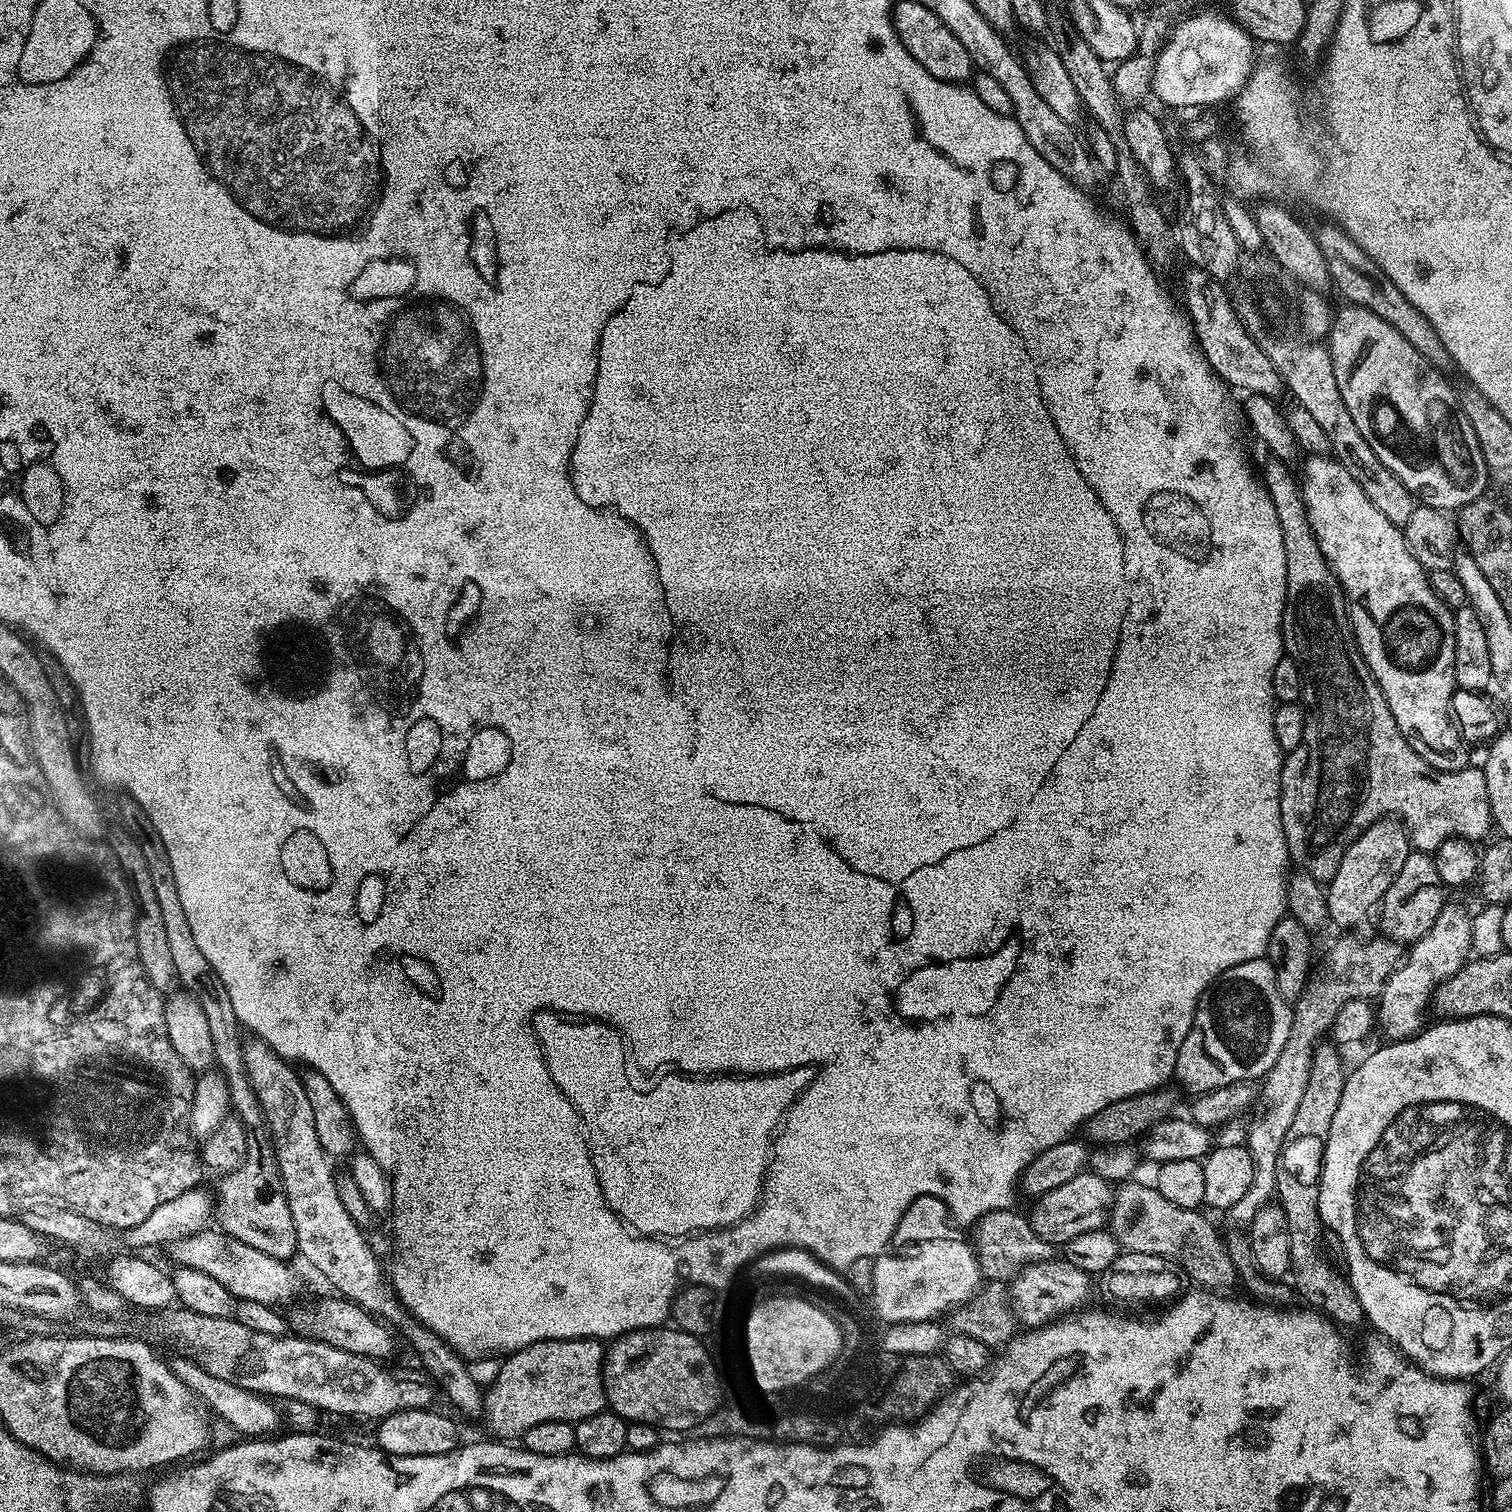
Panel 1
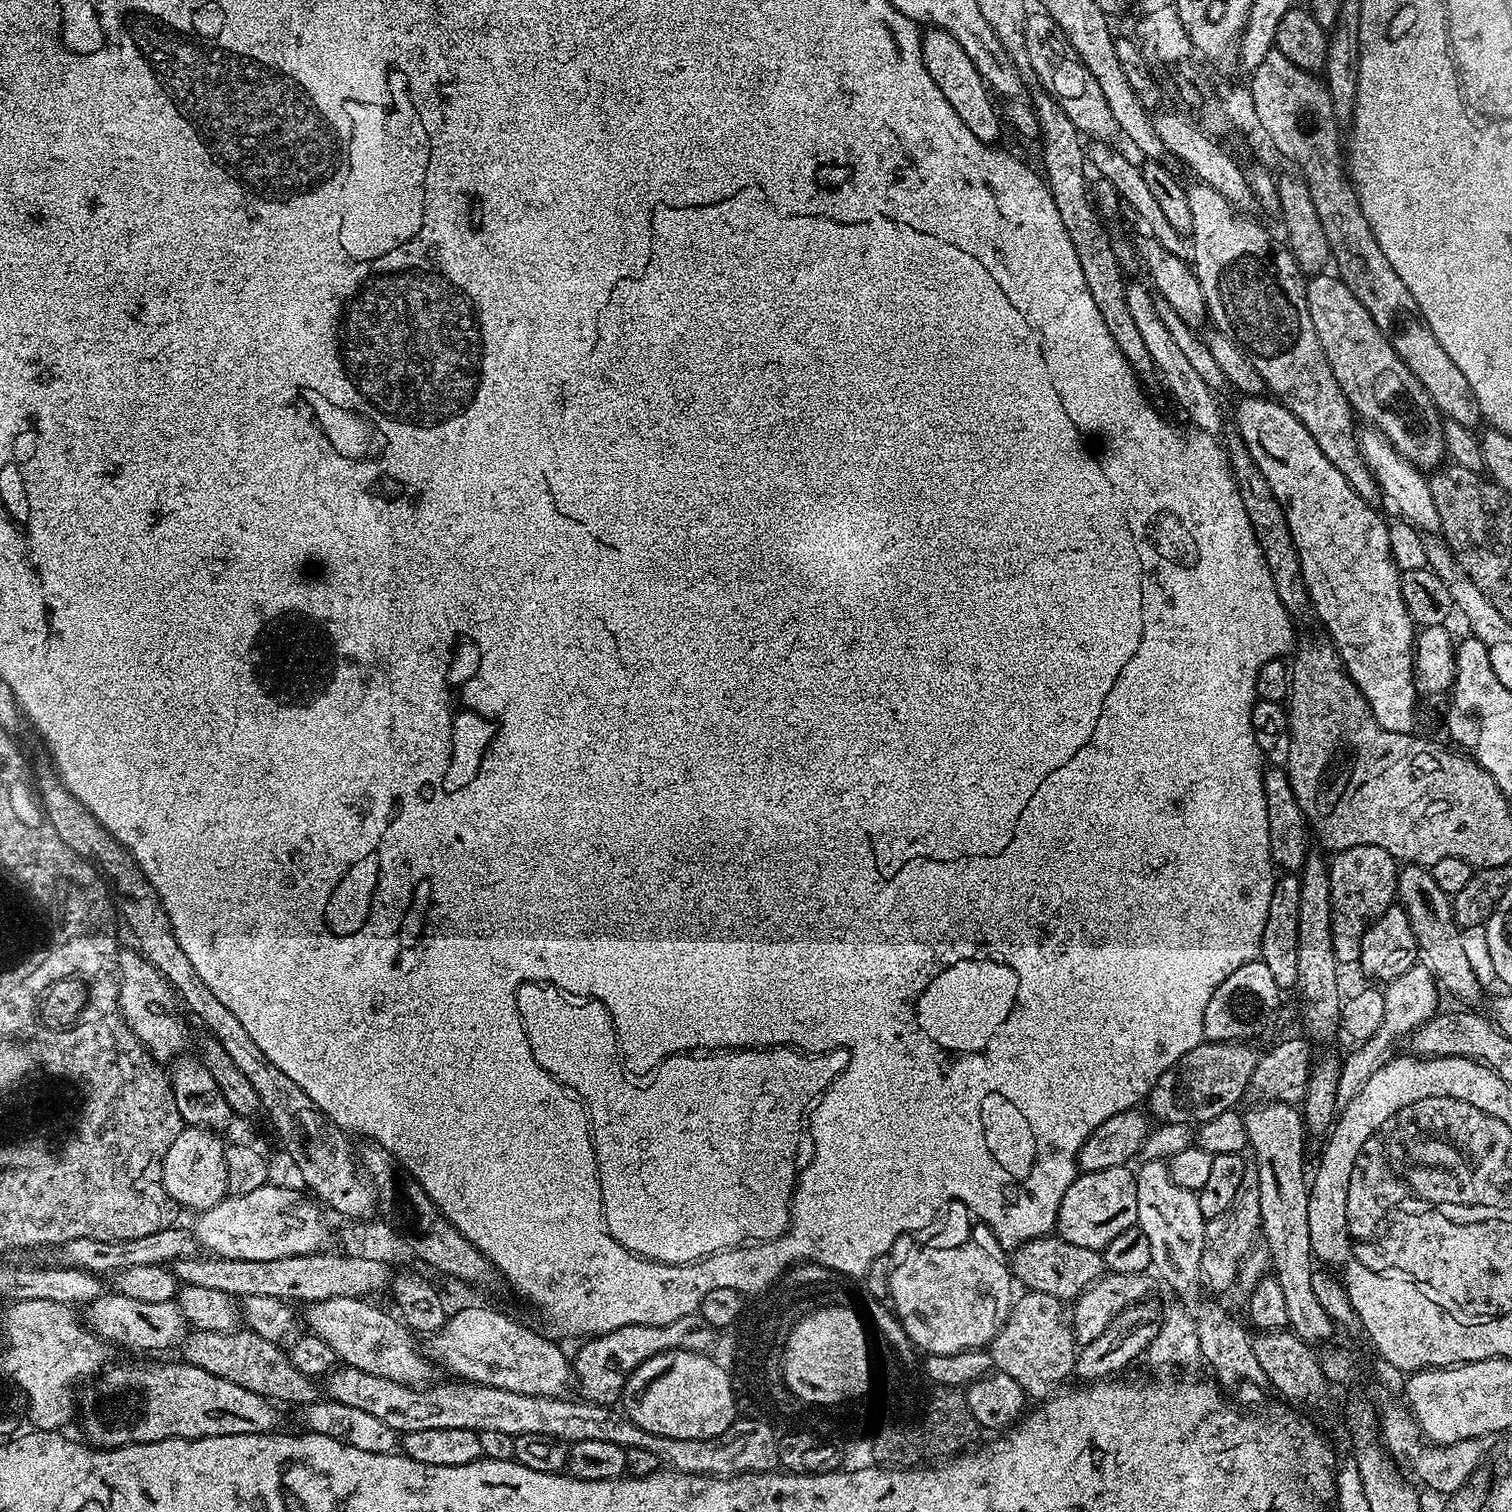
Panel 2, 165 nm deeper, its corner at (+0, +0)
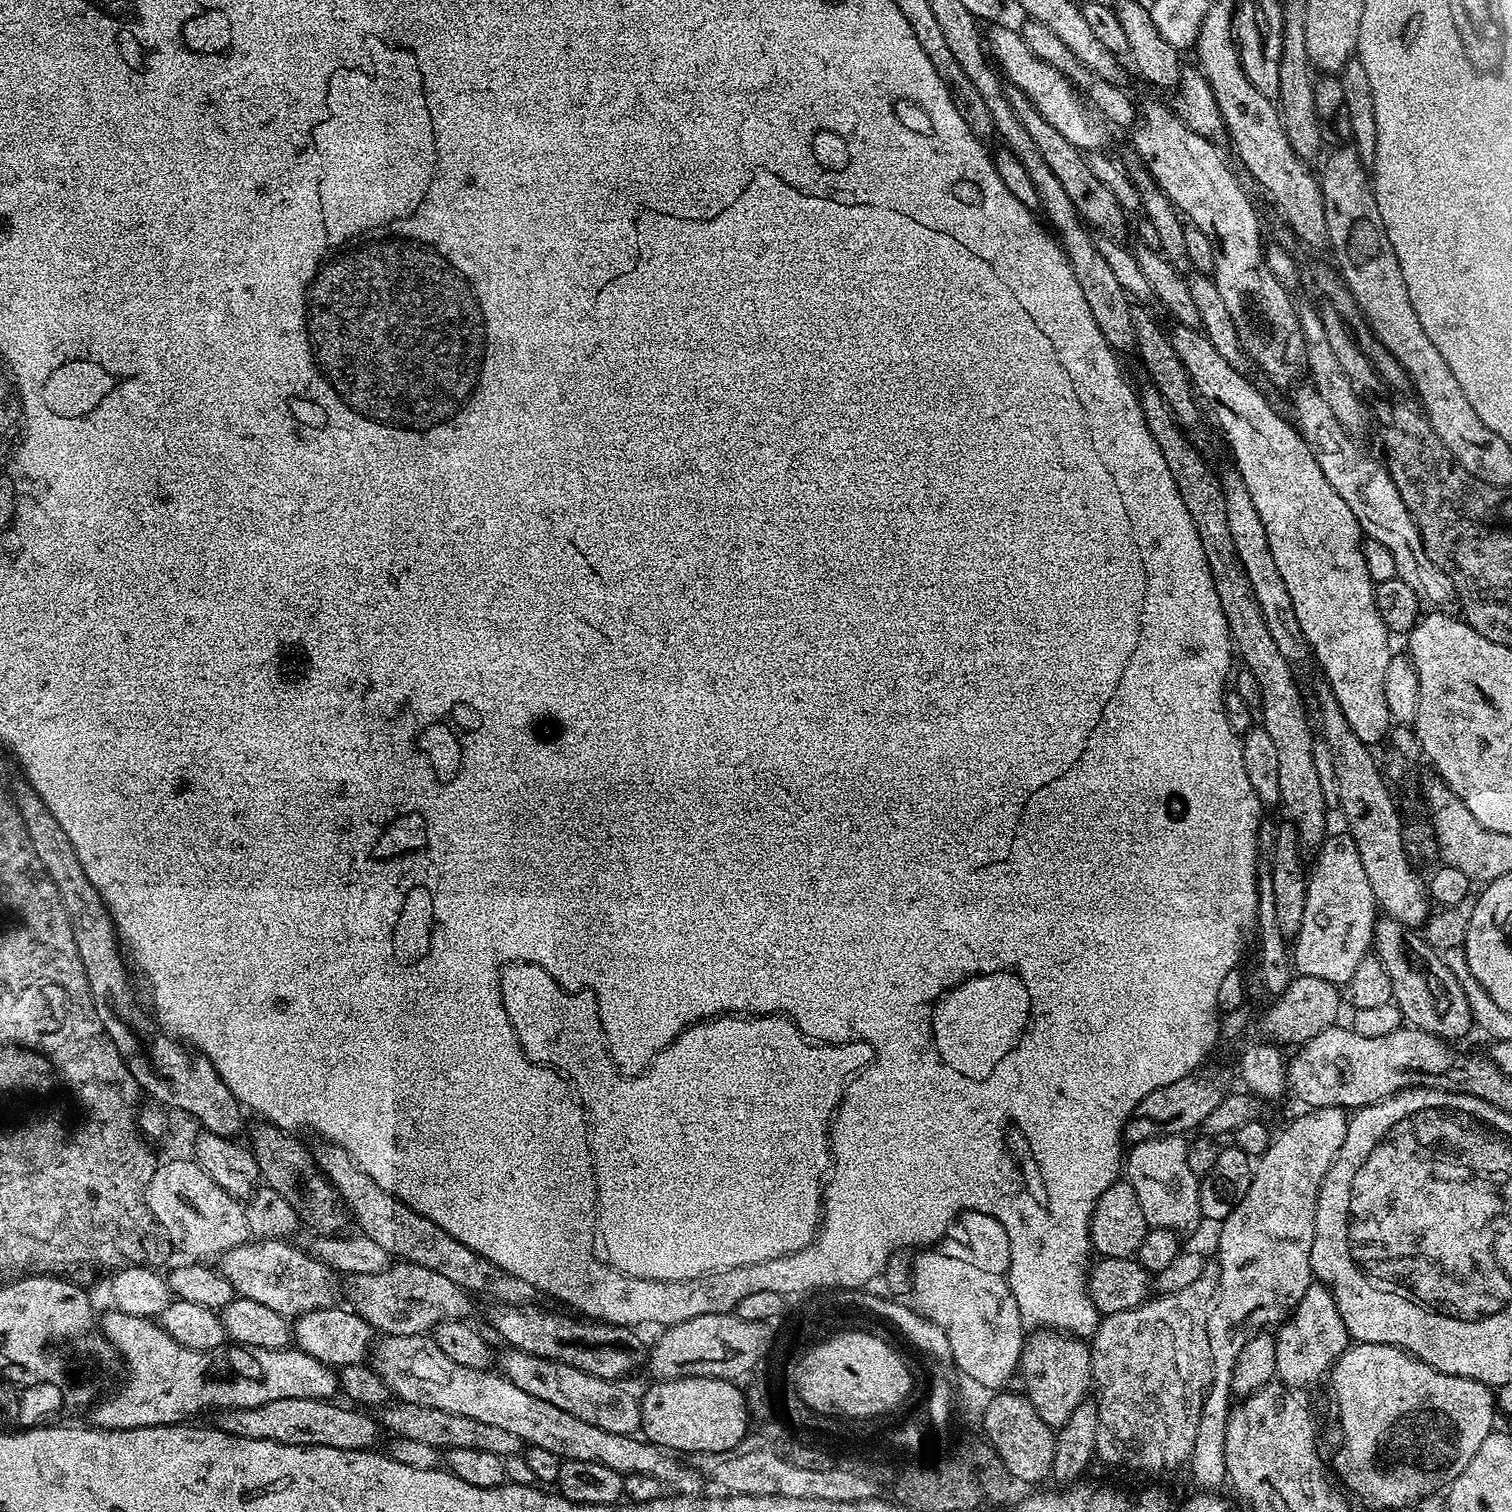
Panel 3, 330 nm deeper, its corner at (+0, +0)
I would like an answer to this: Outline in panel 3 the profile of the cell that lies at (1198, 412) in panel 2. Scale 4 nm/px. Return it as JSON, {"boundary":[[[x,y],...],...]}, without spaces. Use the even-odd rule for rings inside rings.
{"boundary":[[[1229,468],[1225,473],[1222,472],[1220,477],[1226,497],[1226,519],[1229,521],[1230,535],[1233,537],[1234,546],[1237,547],[1238,558],[1246,569],[1246,576],[1250,579],[1251,592],[1258,599],[1259,609],[1266,619],[1267,630],[1273,635],[1278,650],[1282,651],[1282,656],[1286,657],[1289,663],[1298,664],[1304,656],[1307,657],[1308,647],[1303,641],[1290,594],[1287,593],[1286,584],[1270,552],[1265,526],[1254,507],[1253,499],[1250,498],[1250,492],[1242,482],[1240,473],[1234,468]]]}

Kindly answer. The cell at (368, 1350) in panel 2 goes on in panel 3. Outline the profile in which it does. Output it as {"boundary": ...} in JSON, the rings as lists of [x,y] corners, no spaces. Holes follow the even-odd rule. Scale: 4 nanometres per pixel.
{"boundary":[[[431,1335],[422,1336],[385,1336],[375,1341],[370,1353],[370,1366],[386,1382],[389,1393],[397,1401],[418,1406],[434,1406],[434,1410],[446,1410],[446,1414],[462,1414],[462,1418],[474,1418],[477,1422],[487,1422],[490,1426],[499,1426],[509,1434],[518,1434],[525,1445],[543,1446],[546,1450],[558,1454],[561,1461],[577,1460],[578,1462],[602,1462],[602,1466],[610,1466],[621,1474],[650,1474],[658,1478],[673,1493],[682,1496],[694,1496],[701,1491],[700,1475],[690,1466],[679,1464],[675,1455],[669,1454],[657,1444],[650,1444],[639,1435],[623,1436],[610,1434],[606,1430],[598,1430],[598,1426],[590,1426],[590,1422],[582,1422],[582,1418],[574,1418],[574,1414],[566,1414],[566,1410],[558,1410],[558,1406],[550,1406],[550,1402],[542,1402],[542,1398],[534,1398],[534,1394],[526,1394],[526,1390],[518,1390],[514,1382],[510,1382],[496,1370],[471,1369],[454,1362],[444,1354]]]}

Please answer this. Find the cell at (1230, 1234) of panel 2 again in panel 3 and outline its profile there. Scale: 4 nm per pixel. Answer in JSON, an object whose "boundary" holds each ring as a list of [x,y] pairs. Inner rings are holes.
{"boundary":[[[1205,1263],[1202,1274],[1196,1282],[1178,1290],[1178,1294],[1166,1294],[1159,1298],[1149,1298],[1136,1308],[1122,1310],[1118,1314],[1104,1316],[1090,1337],[1090,1366],[1092,1367],[1091,1387],[1096,1390],[1094,1401],[1097,1406],[1098,1426],[1096,1453],[1098,1460],[1104,1464],[1125,1464],[1132,1472],[1145,1472],[1148,1476],[1156,1476],[1159,1472],[1172,1472],[1176,1467],[1187,1461],[1188,1455],[1192,1453],[1194,1438],[1198,1434],[1198,1418],[1202,1418],[1202,1406],[1204,1396],[1212,1382],[1212,1361],[1208,1358],[1208,1315],[1216,1299],[1220,1270],[1215,1263]]]}

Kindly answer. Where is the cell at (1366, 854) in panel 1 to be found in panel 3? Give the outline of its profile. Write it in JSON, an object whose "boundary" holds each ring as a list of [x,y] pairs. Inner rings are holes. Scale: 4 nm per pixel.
{"boundary":[[[1340,830],[1337,836],[1332,835],[1325,835],[1319,848],[1315,849],[1316,861],[1313,864],[1311,861],[1308,872],[1306,910],[1302,913],[1302,926],[1296,931],[1296,945],[1291,945],[1290,955],[1295,971],[1299,975],[1322,978],[1331,984],[1344,986],[1350,978],[1354,978],[1358,962],[1362,962],[1373,947],[1378,905],[1374,898],[1374,890],[1370,890],[1370,878],[1366,878],[1366,870],[1362,867],[1362,858],[1358,858],[1358,846],[1354,838],[1344,830]]]}

